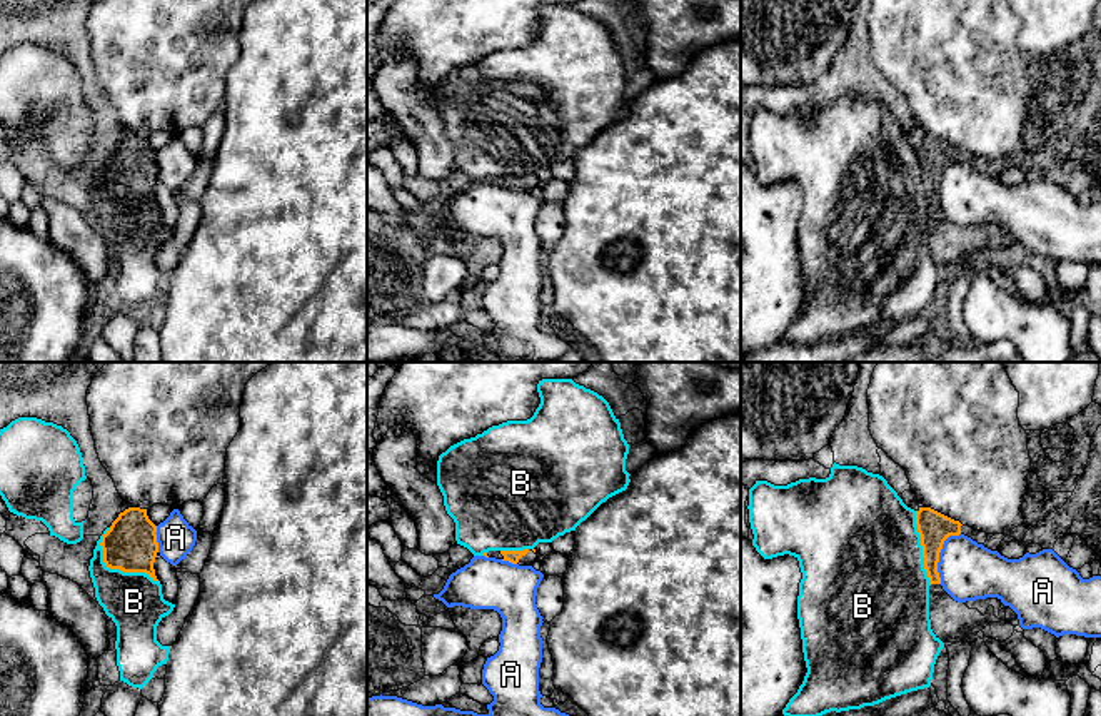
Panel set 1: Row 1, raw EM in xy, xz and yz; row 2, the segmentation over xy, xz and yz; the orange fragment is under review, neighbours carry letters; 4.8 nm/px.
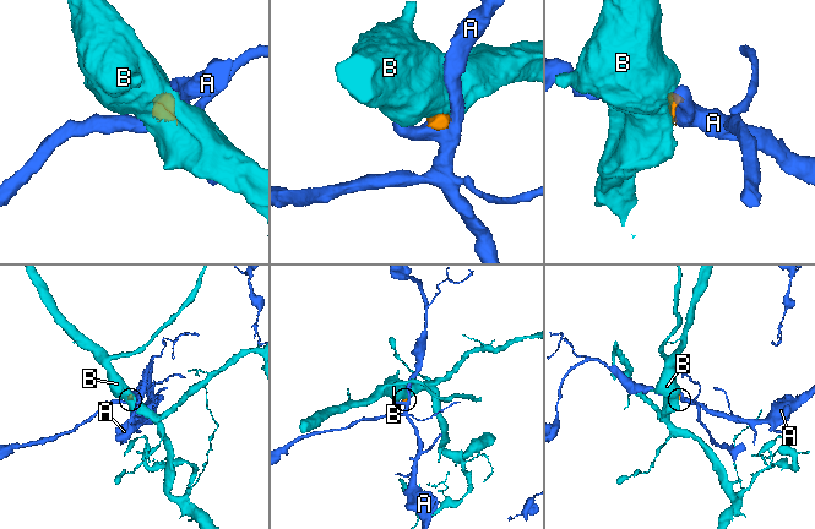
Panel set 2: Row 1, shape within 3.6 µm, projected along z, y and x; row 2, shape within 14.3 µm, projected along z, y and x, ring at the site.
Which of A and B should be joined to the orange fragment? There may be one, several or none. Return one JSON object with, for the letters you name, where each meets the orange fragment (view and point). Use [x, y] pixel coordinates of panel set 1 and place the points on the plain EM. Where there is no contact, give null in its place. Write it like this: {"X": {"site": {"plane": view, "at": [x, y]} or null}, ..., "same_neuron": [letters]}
{"same_neuron": []}

